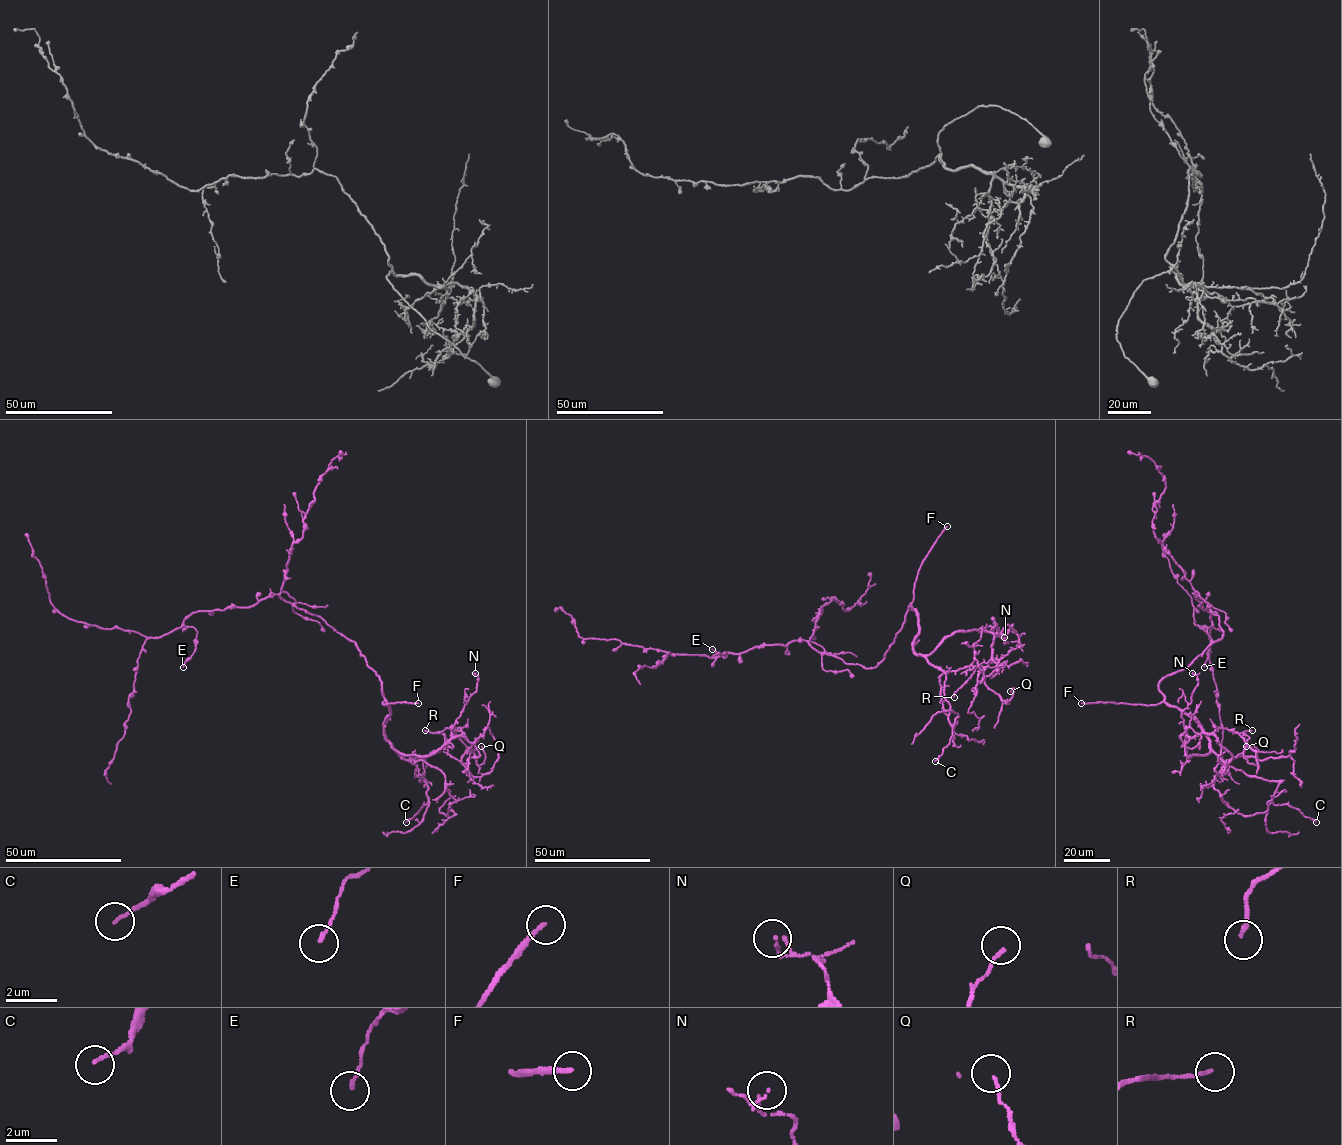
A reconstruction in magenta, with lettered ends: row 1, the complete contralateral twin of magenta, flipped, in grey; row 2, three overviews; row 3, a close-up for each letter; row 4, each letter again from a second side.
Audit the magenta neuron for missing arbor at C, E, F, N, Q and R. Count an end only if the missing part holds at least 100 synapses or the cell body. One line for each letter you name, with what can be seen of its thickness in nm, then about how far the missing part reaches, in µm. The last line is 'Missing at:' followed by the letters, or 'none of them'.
F: Thickness 200 nm. Missing length about 25 µm
Missing at: F

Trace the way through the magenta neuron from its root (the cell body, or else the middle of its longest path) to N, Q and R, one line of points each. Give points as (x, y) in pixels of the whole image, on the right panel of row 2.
N: (1221, 629), (1158, 688), (1200, 725), (1207, 755), (1188, 756), (1184, 743), (1181, 712), (1198, 682), (1192, 673)
Q: (1221, 629), (1158, 690), (1208, 739), (1188, 756), (1187, 736), (1218, 727), (1257, 765), (1246, 746)
R: (1221, 629), (1220, 638), (1167, 674), (1158, 690), (1208, 739), (1207, 755), (1188, 756), (1187, 736), (1252, 730)

